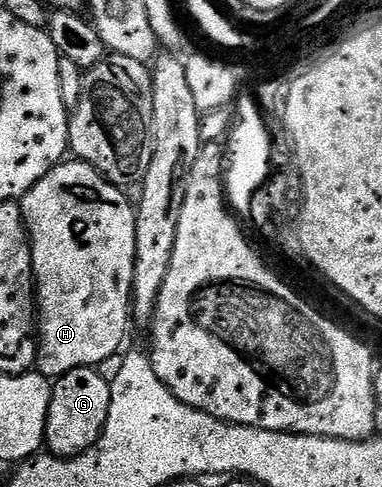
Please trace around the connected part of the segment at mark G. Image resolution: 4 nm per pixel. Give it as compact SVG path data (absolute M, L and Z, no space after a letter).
M92 367L75 369L52 384L53 396L47 413L44 441L44 446L52 454L62 459L71 459L97 444L105 432L107 413L111 409L109 385L100 370Z

